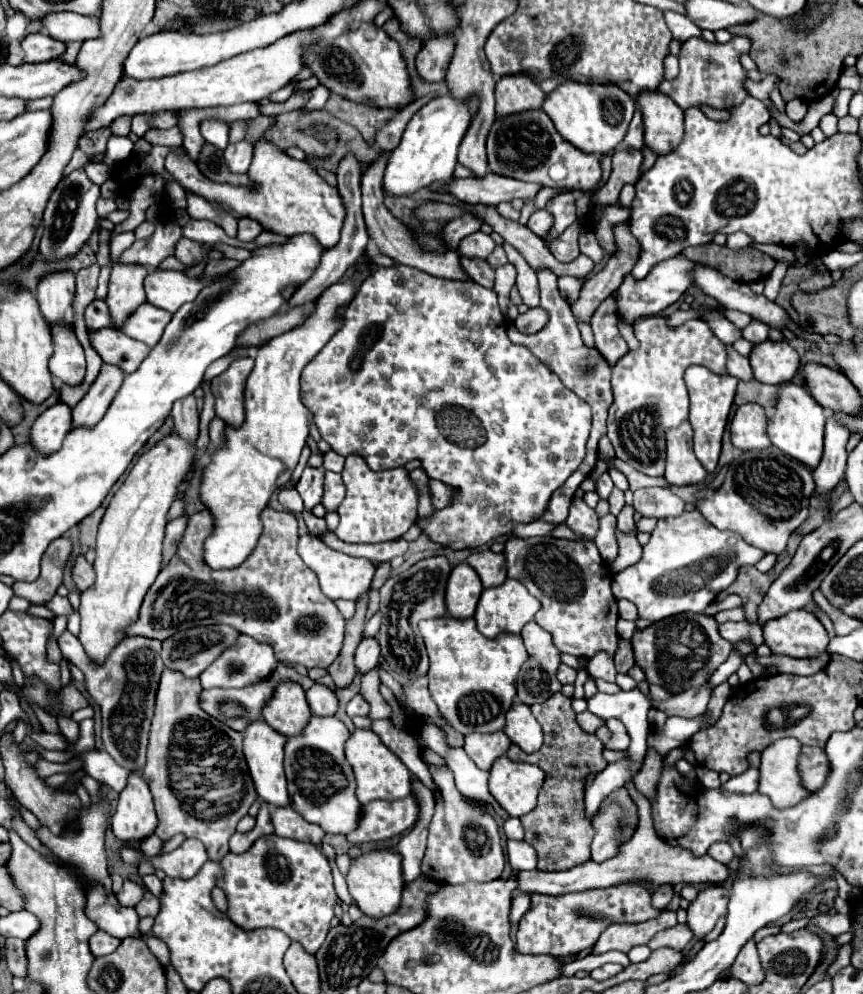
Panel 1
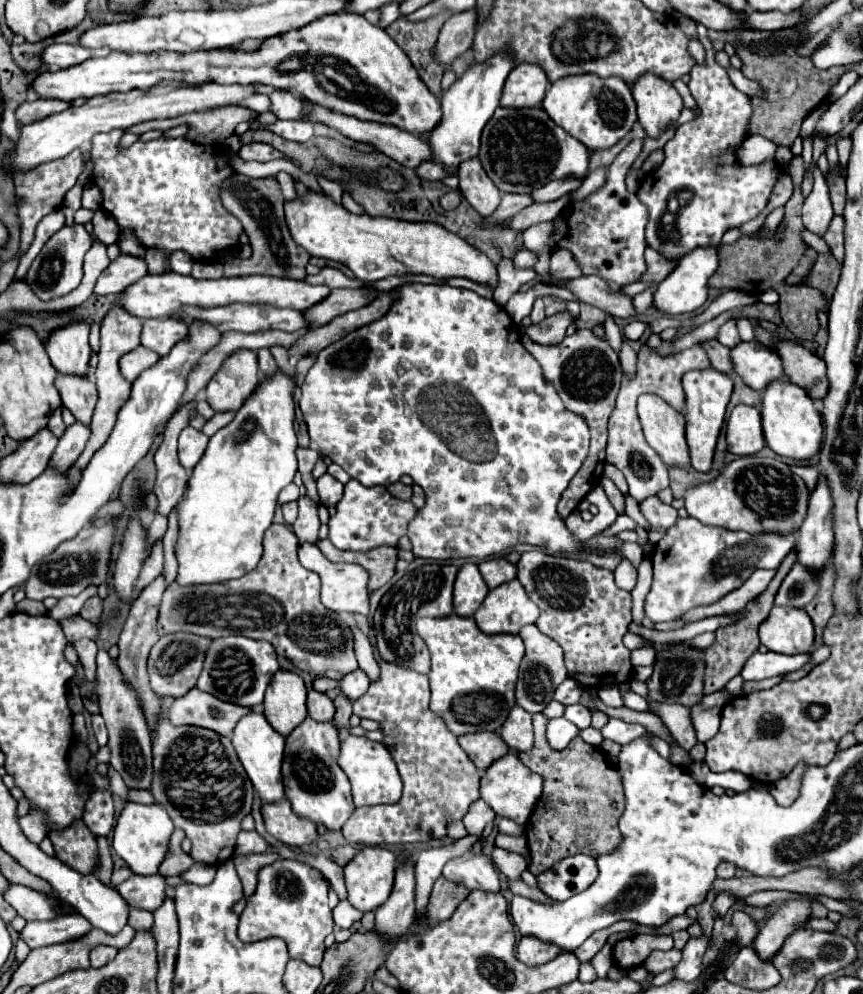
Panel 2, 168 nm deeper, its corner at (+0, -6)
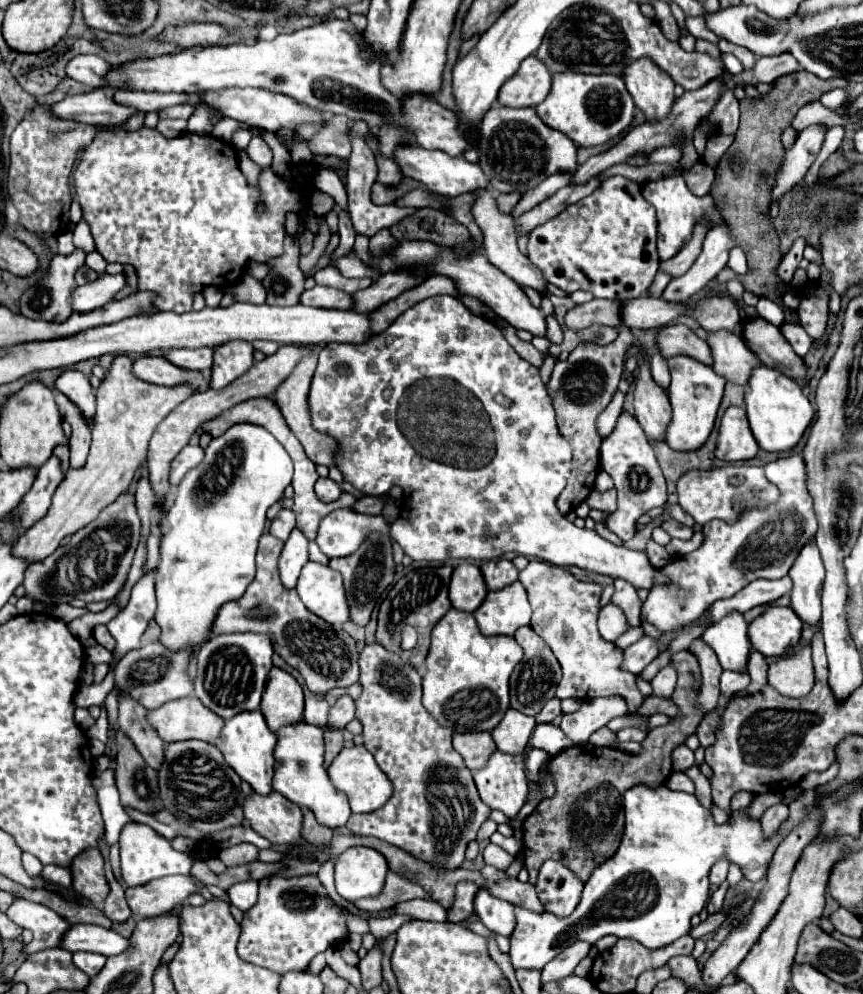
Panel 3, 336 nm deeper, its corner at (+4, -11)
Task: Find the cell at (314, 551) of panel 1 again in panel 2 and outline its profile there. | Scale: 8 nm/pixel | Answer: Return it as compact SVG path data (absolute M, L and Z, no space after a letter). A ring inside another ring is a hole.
M303 542L297 550L299 562L307 568L319 574L321 578L321 602L333 610L333 612L359 612L359 614L369 614L369 574L363 570L359 564L335 564L327 560L321 550L315 544Z

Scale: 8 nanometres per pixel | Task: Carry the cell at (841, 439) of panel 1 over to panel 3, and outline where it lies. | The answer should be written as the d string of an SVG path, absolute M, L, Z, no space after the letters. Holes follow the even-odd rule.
M807 545L799 559L795 561L795 567L789 571L793 579L791 589L791 609L799 615L803 623L819 625L821 621L821 585L823 585L823 561L819 559L817 545Z

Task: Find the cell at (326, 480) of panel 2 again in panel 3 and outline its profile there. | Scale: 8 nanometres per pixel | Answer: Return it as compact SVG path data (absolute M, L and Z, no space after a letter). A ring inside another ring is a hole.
M319 477L317 483L315 483L315 493L317 493L317 497L319 497L321 501L331 503L331 501L339 499L339 495L341 495L343 491L341 491L339 483L335 483L333 479L329 479L329 477L321 479L321 477Z

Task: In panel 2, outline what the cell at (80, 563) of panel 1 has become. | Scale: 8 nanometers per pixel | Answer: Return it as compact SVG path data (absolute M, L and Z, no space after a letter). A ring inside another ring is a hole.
M95 594L95 596L91 596L91 598L85 602L85 606L83 606L83 610L81 610L81 616L83 616L85 620L89 620L89 622L99 622L101 610L103 610L101 598L99 598L99 594Z

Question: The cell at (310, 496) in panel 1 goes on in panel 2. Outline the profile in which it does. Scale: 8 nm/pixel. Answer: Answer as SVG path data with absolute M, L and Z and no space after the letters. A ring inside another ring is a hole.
M299 496L297 500L299 504L299 516L293 524L293 532L301 542L315 542L317 540L317 532L319 532L319 506L315 500L311 500L309 496Z

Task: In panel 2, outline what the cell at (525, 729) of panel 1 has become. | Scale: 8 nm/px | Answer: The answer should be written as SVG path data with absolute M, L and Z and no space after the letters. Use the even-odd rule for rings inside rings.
M515 706L507 718L507 722L501 726L501 738L507 742L509 748L517 752L529 752L533 748L533 724L531 714L527 714L523 708Z

